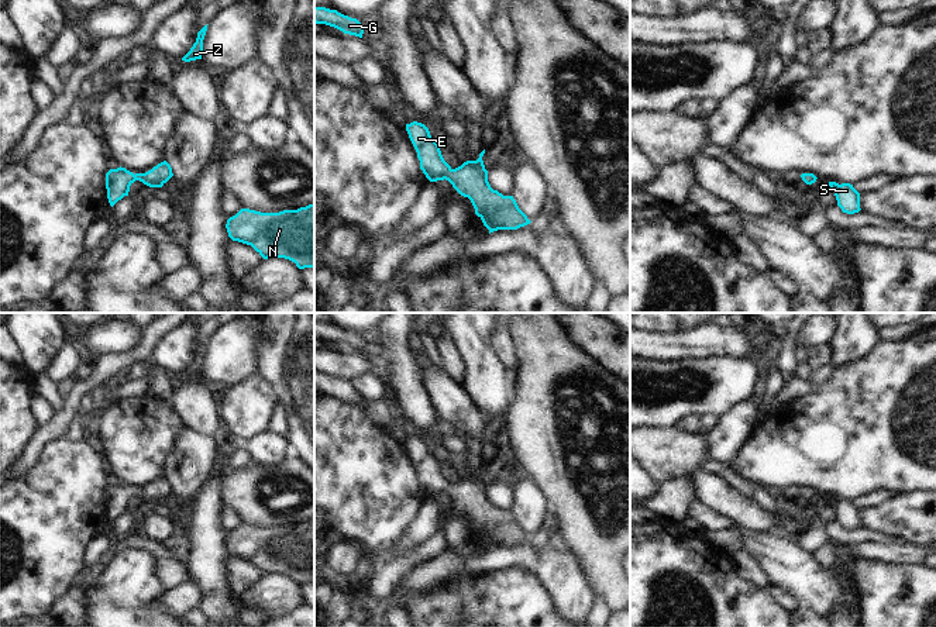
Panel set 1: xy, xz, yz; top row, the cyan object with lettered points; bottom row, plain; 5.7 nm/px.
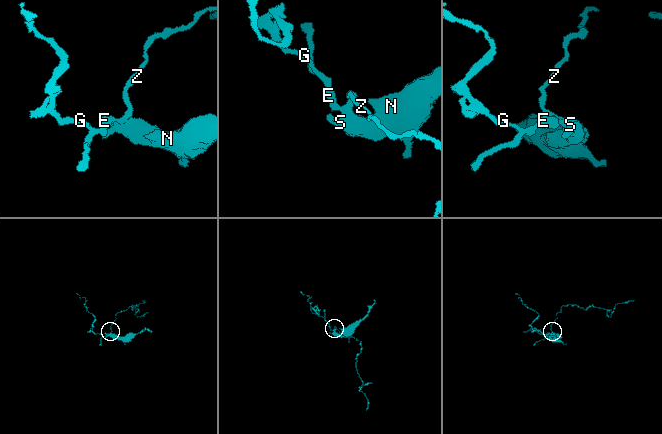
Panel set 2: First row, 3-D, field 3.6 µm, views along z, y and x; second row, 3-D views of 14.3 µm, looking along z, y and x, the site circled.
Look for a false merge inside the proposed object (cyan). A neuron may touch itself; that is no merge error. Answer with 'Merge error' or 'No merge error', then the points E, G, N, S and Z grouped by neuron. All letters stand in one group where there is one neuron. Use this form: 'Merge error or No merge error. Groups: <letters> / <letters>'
No merge error. Groups: E G N S Z

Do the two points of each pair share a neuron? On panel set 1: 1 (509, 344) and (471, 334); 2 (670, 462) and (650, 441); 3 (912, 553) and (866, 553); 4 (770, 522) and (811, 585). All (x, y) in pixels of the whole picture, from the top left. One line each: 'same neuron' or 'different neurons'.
1: different neurons
2: same neuron
3: same neuron
4: different neurons

